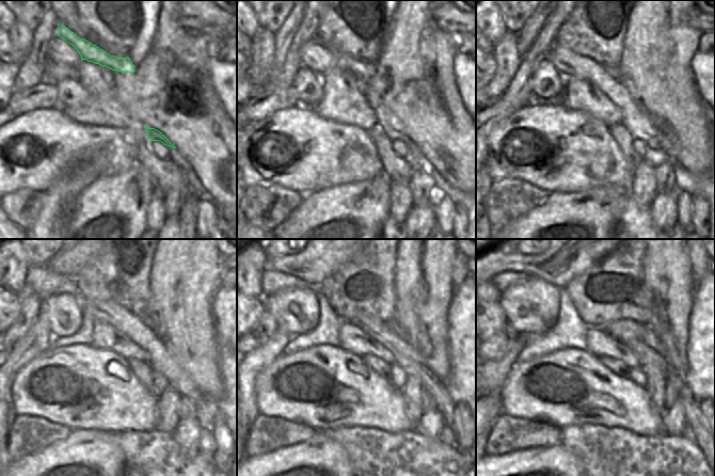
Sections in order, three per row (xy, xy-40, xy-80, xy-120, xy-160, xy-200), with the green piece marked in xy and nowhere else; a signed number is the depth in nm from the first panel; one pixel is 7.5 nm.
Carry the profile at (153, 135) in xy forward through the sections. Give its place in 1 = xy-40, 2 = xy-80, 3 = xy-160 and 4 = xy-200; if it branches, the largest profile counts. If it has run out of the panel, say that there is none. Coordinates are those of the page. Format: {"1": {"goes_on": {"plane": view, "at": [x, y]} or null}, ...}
{"1": {"goes_on": {"plane": "xy-40", "at": [393, 135]}}, "2": {"goes_on": {"plane": "xy-80", "at": [582, 67]}}, "3": {"goes_on": {"plane": "xy-160", "at": [406, 356]}}, "4": {"goes_on": {"plane": "xy-200", "at": [690, 405]}}}

